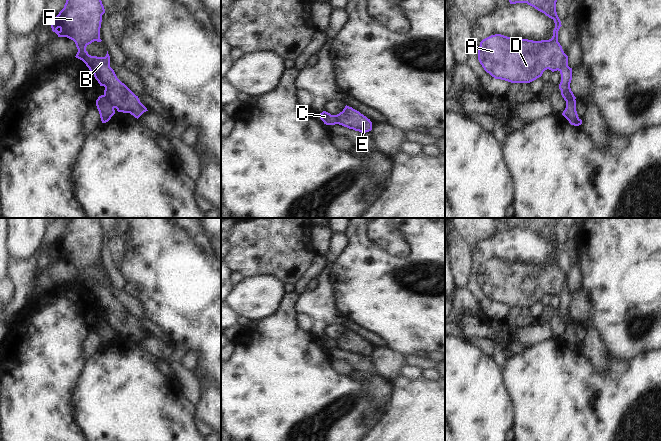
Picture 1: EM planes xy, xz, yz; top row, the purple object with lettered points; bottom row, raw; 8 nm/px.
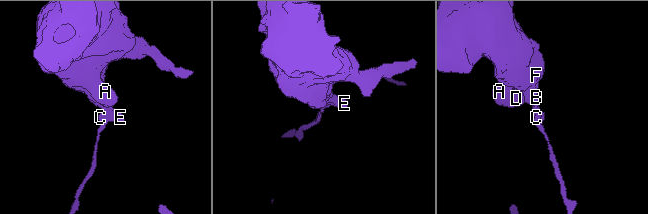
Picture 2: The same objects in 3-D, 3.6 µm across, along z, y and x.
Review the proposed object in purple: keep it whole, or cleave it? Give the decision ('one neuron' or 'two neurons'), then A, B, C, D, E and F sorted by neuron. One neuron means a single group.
two neurons | A B D E F / C

